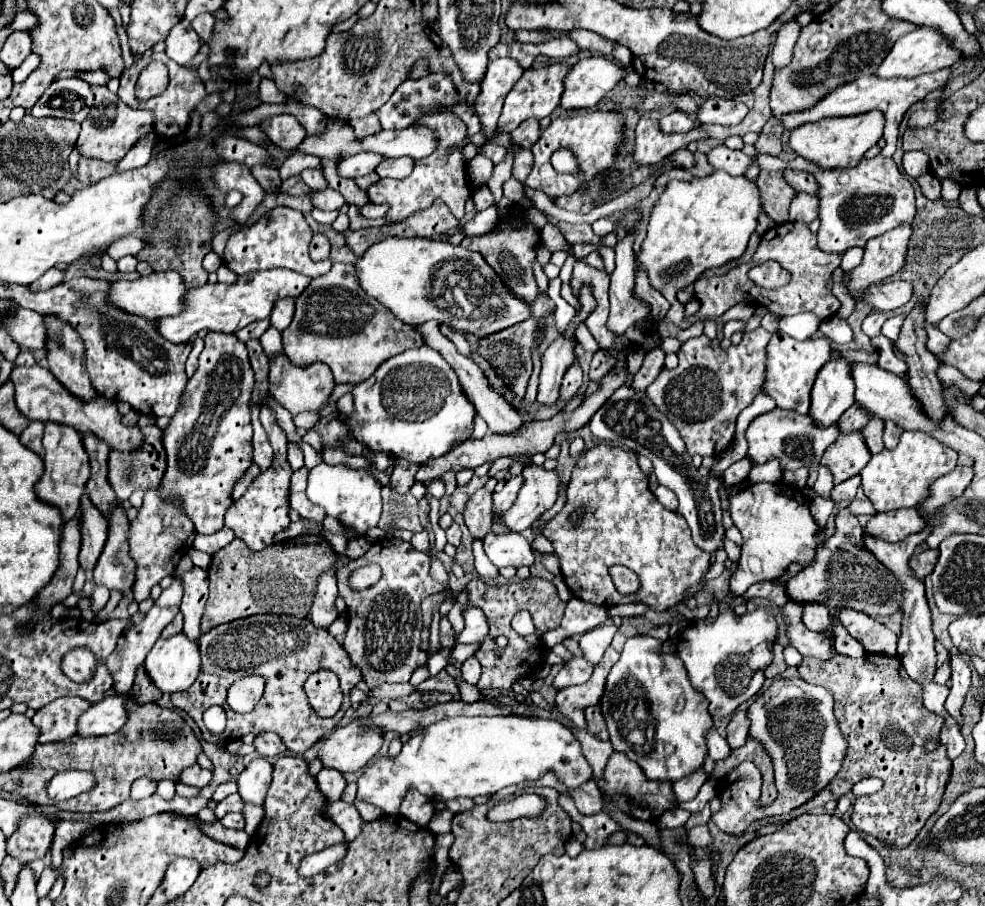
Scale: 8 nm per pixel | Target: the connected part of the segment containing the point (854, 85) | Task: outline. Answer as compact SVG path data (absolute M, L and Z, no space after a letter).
M944 69L944 71L936 71L932 75L918 75L916 79L878 79L878 75L864 75L860 79L854 79L842 87L838 87L836 91L828 93L820 103L816 103L812 109L802 111L802 113L790 113L784 117L784 127L794 129L800 127L804 123L812 123L824 117L840 117L840 115L856 115L856 113L866 113L872 109L880 109L886 115L886 127L884 127L884 139L886 139L886 147L882 149L884 157L892 157L896 151L896 143L898 143L898 127L902 123L904 113L908 111L910 105L914 105L916 101L924 99L928 93L936 91L936 89L944 89L950 85L954 73L952 69Z

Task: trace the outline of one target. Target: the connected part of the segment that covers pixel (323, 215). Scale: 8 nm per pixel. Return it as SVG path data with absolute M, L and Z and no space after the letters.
M314 208L311 211L312 217L320 224L332 224L339 215L339 210L325 212L320 209Z

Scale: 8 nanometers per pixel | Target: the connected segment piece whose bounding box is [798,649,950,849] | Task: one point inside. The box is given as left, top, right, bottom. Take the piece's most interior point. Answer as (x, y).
(879, 709)

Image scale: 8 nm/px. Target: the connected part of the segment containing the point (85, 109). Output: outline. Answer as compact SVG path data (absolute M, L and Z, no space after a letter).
M80 77L56 79L32 107L34 117L64 117L82 123L94 107L92 85Z

